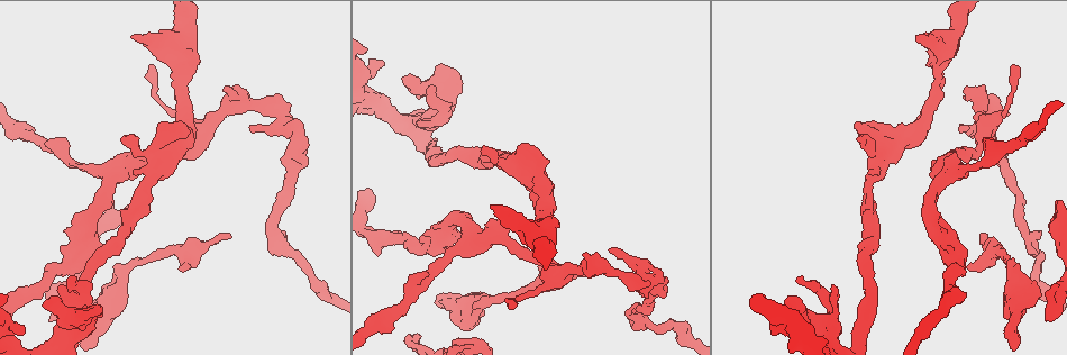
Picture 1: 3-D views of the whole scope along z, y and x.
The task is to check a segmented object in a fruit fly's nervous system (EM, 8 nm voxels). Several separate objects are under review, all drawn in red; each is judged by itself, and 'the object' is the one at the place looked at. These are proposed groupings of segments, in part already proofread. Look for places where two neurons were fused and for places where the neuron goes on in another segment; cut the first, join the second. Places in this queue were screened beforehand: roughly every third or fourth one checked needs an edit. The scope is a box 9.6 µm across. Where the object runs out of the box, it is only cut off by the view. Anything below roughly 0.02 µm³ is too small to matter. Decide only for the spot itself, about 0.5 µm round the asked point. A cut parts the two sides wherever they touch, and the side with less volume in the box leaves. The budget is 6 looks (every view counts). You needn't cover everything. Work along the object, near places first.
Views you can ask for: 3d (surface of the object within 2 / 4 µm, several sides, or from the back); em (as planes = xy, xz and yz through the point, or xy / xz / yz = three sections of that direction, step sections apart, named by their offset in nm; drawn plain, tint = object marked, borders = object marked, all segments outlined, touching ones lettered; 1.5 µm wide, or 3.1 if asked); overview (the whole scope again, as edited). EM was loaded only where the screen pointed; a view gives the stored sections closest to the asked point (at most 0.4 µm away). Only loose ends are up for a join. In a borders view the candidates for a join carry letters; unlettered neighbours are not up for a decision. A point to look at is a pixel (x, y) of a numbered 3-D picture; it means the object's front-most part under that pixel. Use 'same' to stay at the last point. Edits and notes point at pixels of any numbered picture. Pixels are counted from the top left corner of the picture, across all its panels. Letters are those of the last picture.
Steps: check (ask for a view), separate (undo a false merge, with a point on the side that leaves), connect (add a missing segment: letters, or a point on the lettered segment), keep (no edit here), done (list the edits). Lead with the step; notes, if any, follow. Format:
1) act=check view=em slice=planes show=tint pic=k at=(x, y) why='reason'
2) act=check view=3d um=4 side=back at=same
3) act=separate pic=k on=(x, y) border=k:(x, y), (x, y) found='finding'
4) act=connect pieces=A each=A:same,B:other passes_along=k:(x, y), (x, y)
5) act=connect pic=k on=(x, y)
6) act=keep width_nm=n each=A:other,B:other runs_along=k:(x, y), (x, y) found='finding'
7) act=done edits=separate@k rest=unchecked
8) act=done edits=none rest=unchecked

act=check view=3d um=2 pic=1 at=(508, 243) why='sudden change in width'

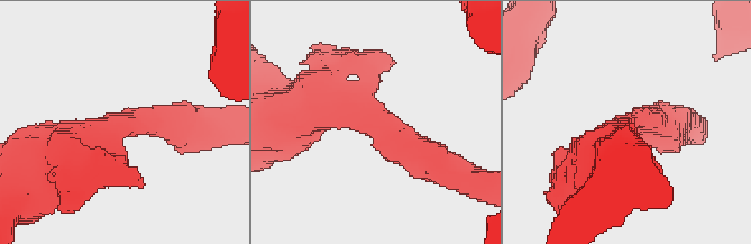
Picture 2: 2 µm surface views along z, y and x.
act=check view=em slice=planes show=borders pic=2 at=(126, 119) arm_widths_nm=260,460 why='shape alone is not enough'

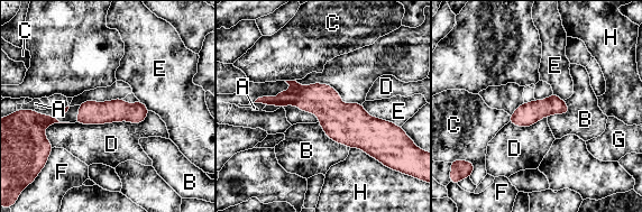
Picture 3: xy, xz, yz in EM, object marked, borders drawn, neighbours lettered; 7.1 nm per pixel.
act=keep each=A:other,B:other,C:other,D:other,E:other,F:other,G:other,H:other border=3:(149, 111), (139, 122), (74, 123) found='one neuron here'

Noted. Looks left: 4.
act=check view=em slice=planes show=borders pic=1 at=(491, 204) why='free end'

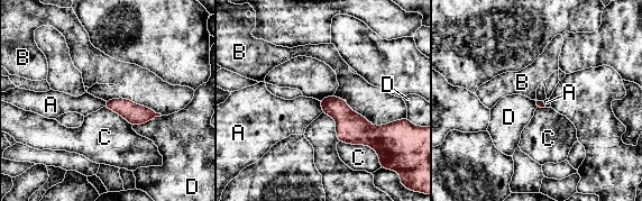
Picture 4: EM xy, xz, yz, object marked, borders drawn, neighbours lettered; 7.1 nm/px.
act=keep longest_contact=B:400nm each=A:other,B:other,C:other,D:other found='none of them fits'

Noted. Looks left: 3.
act=check view=3d um=4 pic=1 at=(1011, 66) why='thin end'

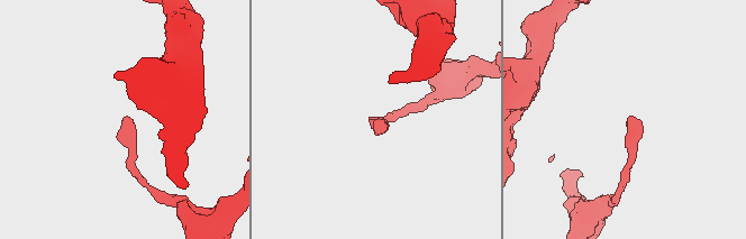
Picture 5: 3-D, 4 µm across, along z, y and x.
act=check view=em slice=planes show=tint pic=5 at=(121, 120)

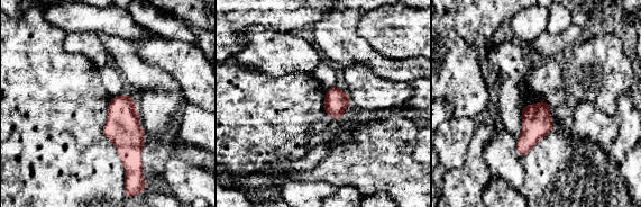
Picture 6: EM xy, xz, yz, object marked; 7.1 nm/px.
act=check view=em slice=planes show=borders at=same

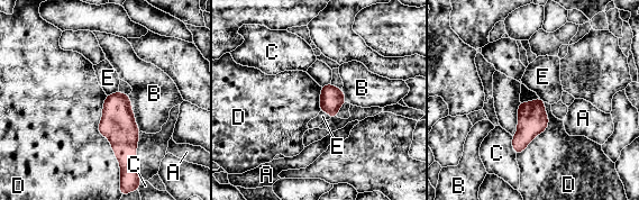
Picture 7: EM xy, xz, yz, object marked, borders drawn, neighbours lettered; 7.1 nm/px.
act=keep each=A:other,B:other,C:other,D:other,E:other found='none of them fits'

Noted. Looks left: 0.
act=done edits=none rest=unchecked

